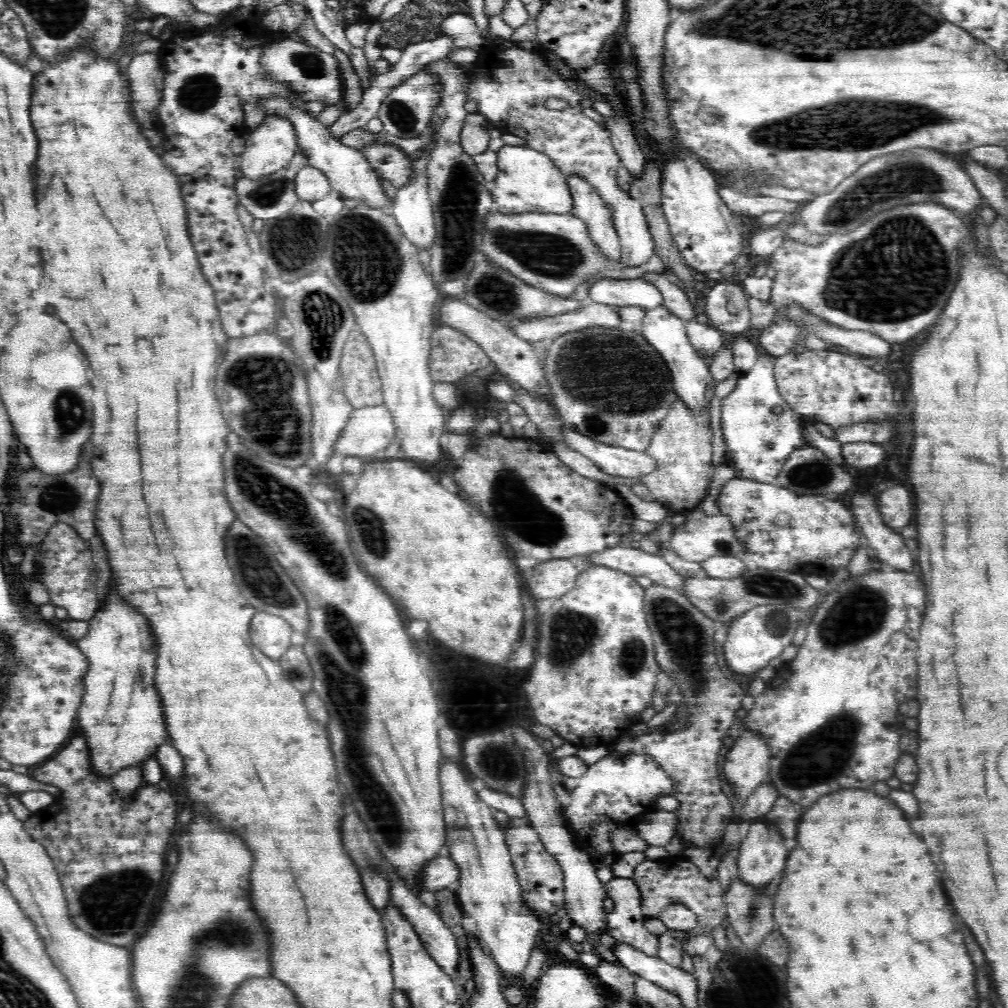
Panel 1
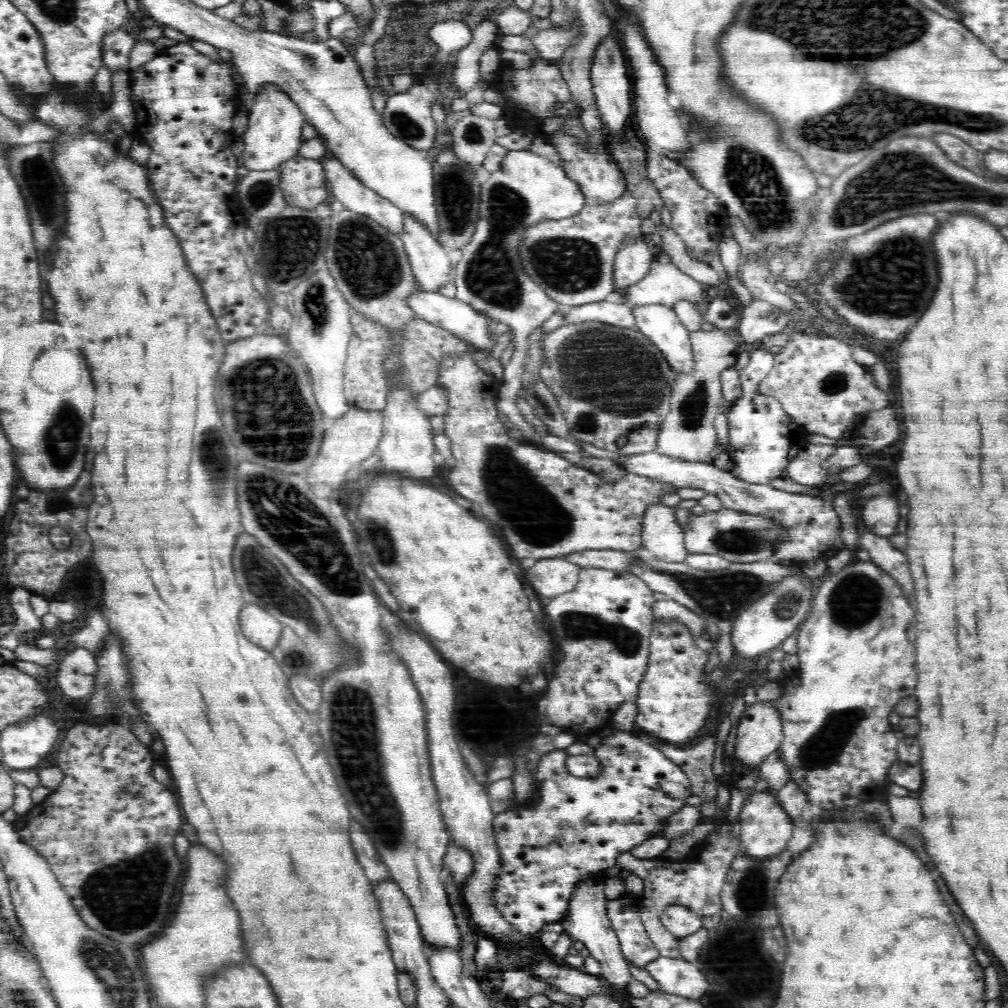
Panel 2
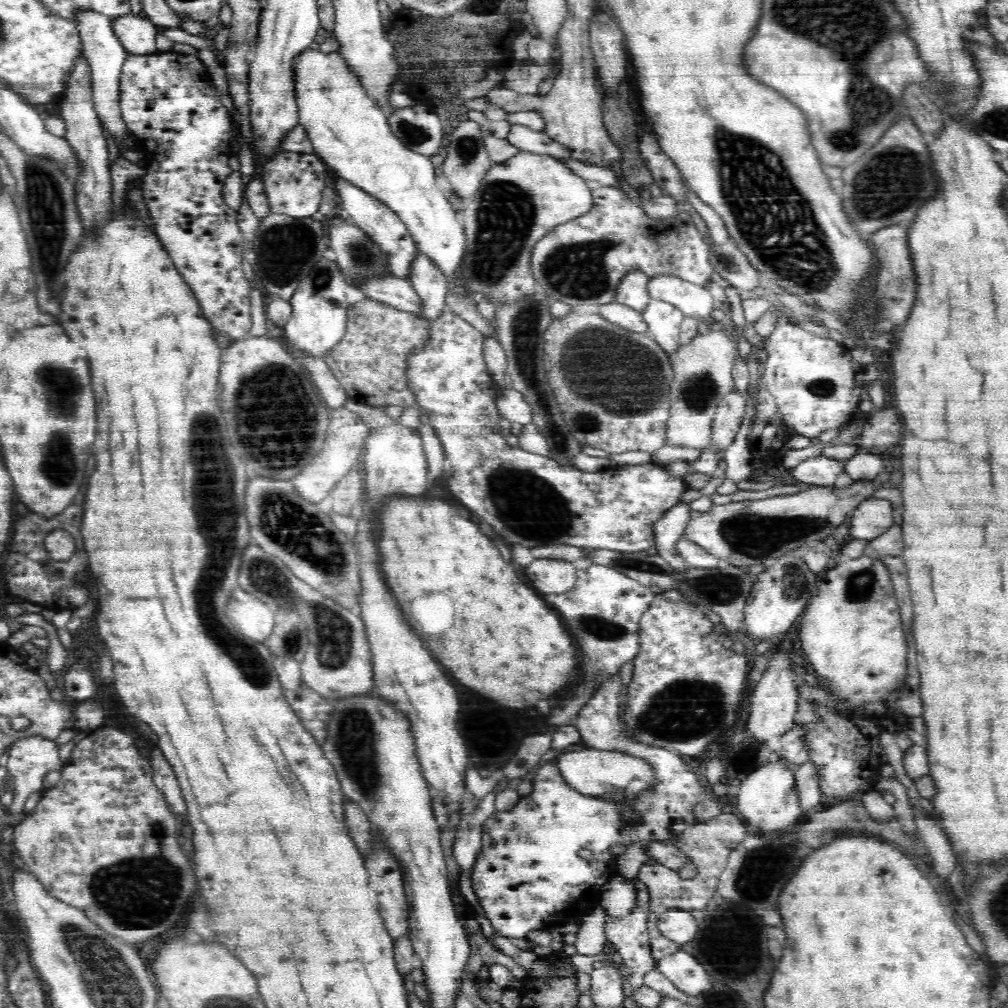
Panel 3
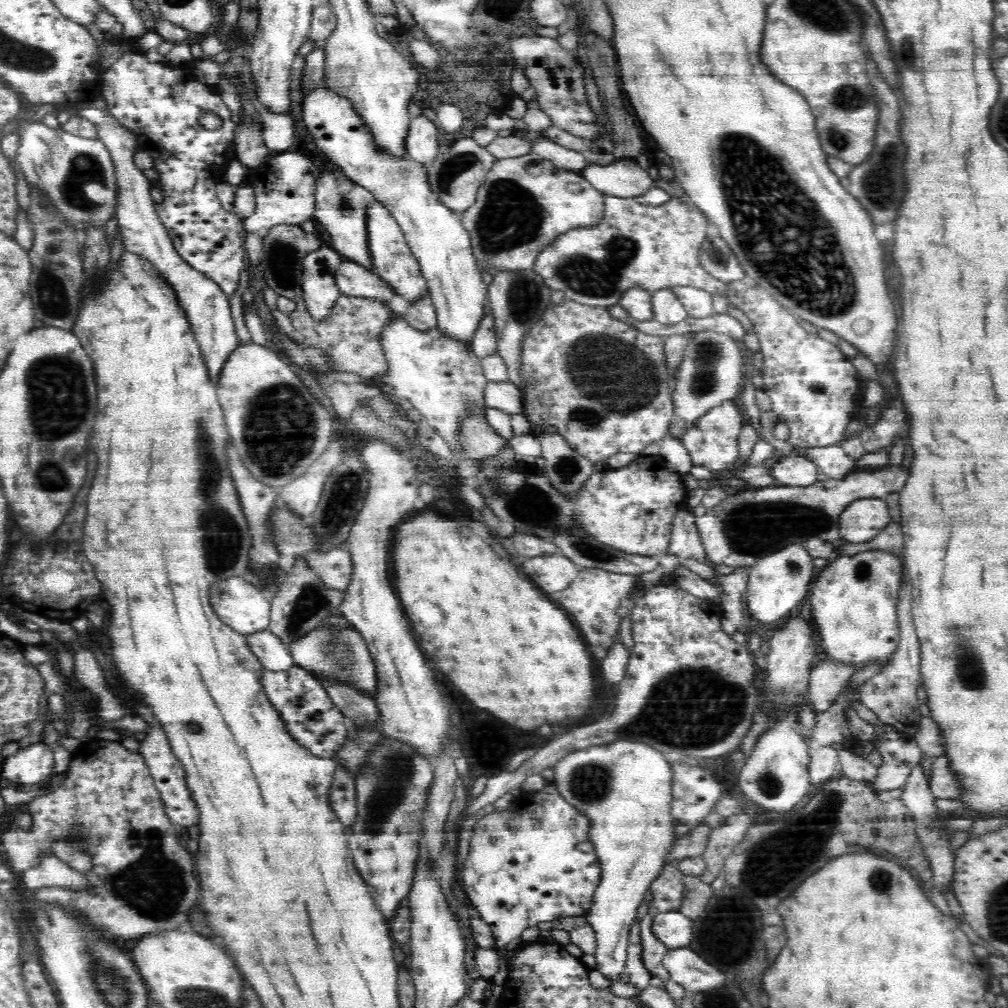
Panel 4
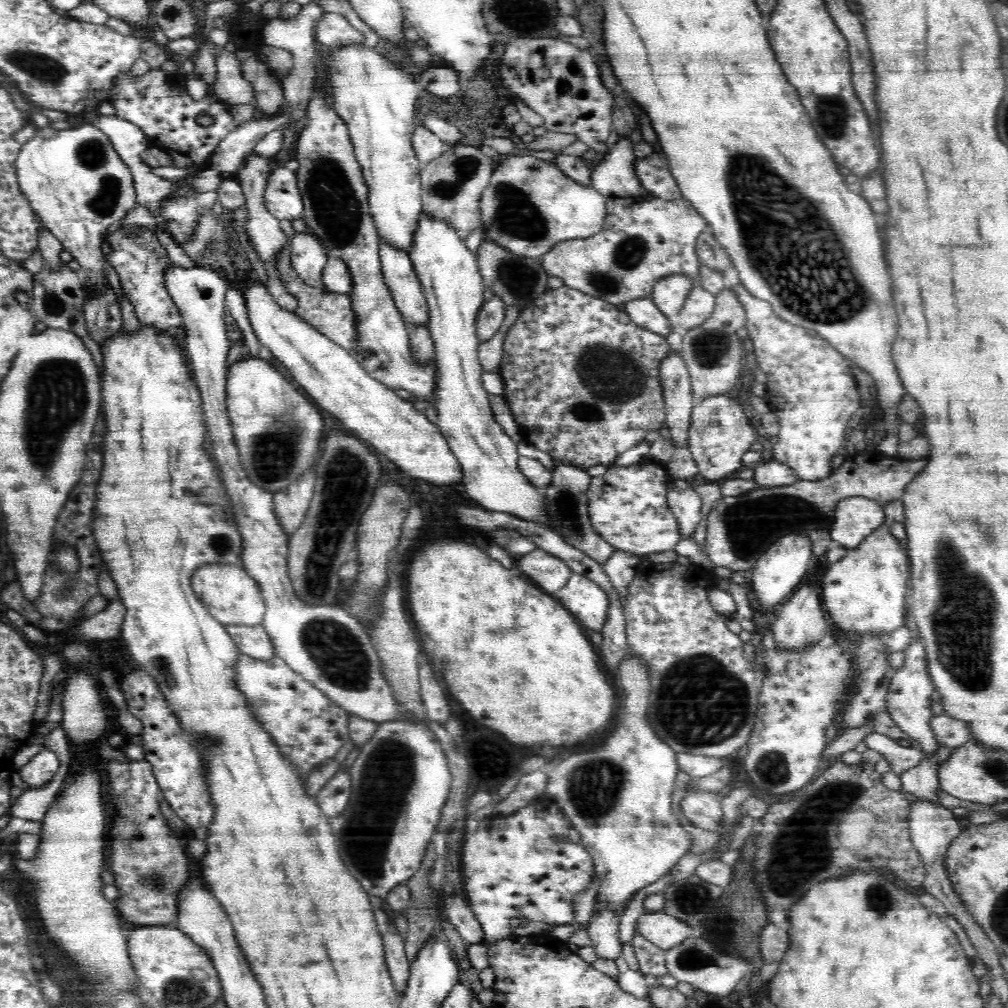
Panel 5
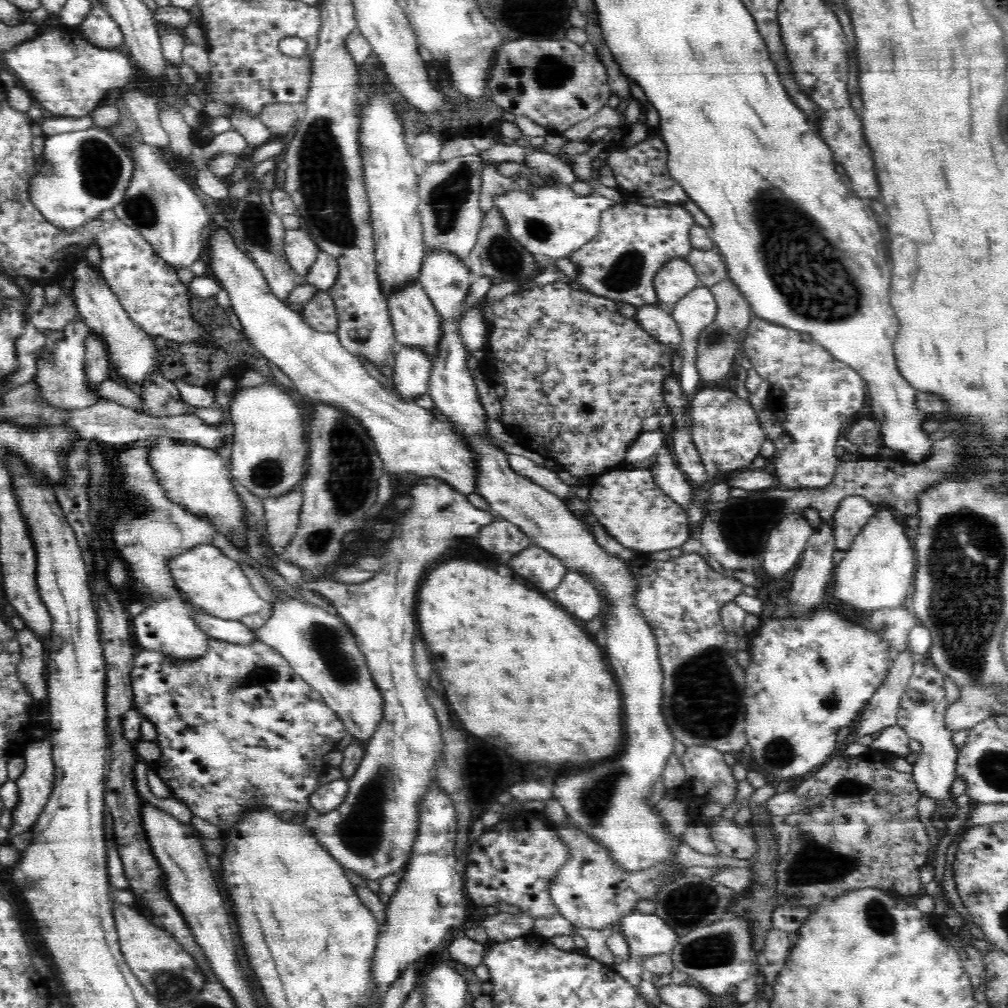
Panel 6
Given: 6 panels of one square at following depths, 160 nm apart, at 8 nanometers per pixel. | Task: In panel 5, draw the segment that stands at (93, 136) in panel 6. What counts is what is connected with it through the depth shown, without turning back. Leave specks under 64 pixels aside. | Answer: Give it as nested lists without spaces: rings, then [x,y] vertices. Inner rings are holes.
[[[89,122],[68,130],[44,127],[22,146],[15,162],[17,179],[30,205],[81,266],[80,275],[87,295],[101,296],[105,284],[102,234],[134,208],[137,196],[133,174],[116,153],[107,134]]]

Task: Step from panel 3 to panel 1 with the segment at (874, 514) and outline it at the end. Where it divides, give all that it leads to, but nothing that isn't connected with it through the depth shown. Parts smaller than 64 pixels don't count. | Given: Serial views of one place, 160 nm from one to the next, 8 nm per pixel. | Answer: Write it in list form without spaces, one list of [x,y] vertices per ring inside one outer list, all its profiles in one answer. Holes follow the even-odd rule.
[[[904,486],[883,490],[879,493],[877,505],[883,522],[893,532],[902,533],[902,528],[906,528],[912,522],[914,502],[910,490]]]

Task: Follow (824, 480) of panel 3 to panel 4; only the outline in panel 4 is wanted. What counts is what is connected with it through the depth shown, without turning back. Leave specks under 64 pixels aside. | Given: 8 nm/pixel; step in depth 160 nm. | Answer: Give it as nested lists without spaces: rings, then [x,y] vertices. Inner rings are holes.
[[[801,456],[782,457],[772,466],[774,480],[780,485],[812,486],[823,478],[818,466]]]

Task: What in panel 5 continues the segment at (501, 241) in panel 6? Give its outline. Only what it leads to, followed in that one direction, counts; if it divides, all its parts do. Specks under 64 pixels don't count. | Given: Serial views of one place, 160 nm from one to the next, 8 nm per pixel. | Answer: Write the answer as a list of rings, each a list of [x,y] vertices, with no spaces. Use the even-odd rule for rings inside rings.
[[[484,239],[479,246],[476,259],[478,259],[478,270],[485,287],[490,288],[492,294],[498,296],[506,307],[516,306],[522,311],[522,308],[530,304],[532,300],[538,299],[540,295],[549,290],[549,276],[544,272],[544,267],[538,257],[518,257],[517,254],[512,254],[509,250]]]

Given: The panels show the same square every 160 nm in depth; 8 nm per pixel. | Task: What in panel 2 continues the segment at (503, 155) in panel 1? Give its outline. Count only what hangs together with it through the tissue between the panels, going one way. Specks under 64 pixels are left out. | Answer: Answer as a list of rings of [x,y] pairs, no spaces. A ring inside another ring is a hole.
[[[510,150],[499,170],[494,171],[488,182],[480,186],[476,232],[473,232],[470,242],[460,248],[461,258],[453,266],[456,299],[515,332],[515,350],[509,363],[503,366],[502,379],[505,381],[498,391],[497,409],[507,416],[508,422],[521,428],[521,438],[537,446],[542,444],[544,431],[525,422],[516,400],[522,388],[520,380],[530,348],[528,336],[536,326],[541,326],[563,307],[549,298],[544,289],[523,270],[519,254],[521,234],[537,222],[573,217],[585,204],[581,187],[568,177],[562,166],[556,166],[548,158],[528,150]]]

